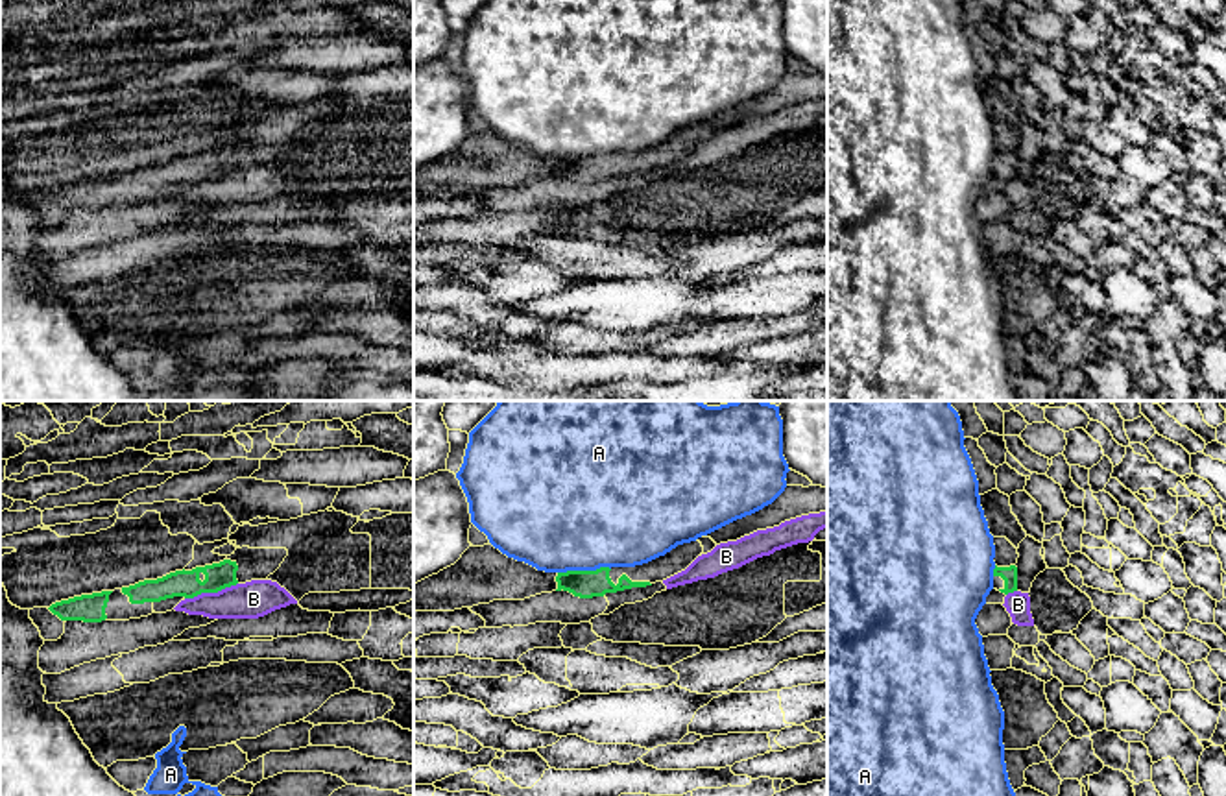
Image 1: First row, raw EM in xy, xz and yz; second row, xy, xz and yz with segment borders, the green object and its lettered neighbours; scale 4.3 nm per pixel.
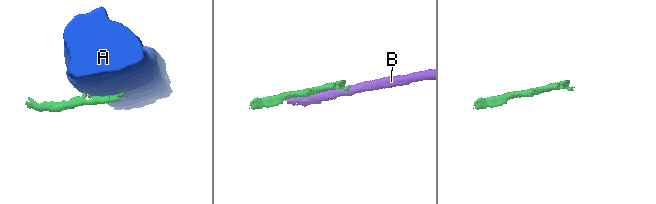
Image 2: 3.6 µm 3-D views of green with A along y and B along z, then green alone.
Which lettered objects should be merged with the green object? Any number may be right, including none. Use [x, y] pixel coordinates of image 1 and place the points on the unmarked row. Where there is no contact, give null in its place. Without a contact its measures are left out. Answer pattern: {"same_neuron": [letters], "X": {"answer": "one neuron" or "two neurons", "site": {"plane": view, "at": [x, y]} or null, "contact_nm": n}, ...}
{"same_neuron": [], "A": {"answer": "two neurons", "site": {"plane": "xz", "at": [584, 157]}, "contact_nm": 240}, "B": {"answer": "two neurons", "site": {"plane": "xy", "at": [211, 178]}, "contact_nm": 240}}

